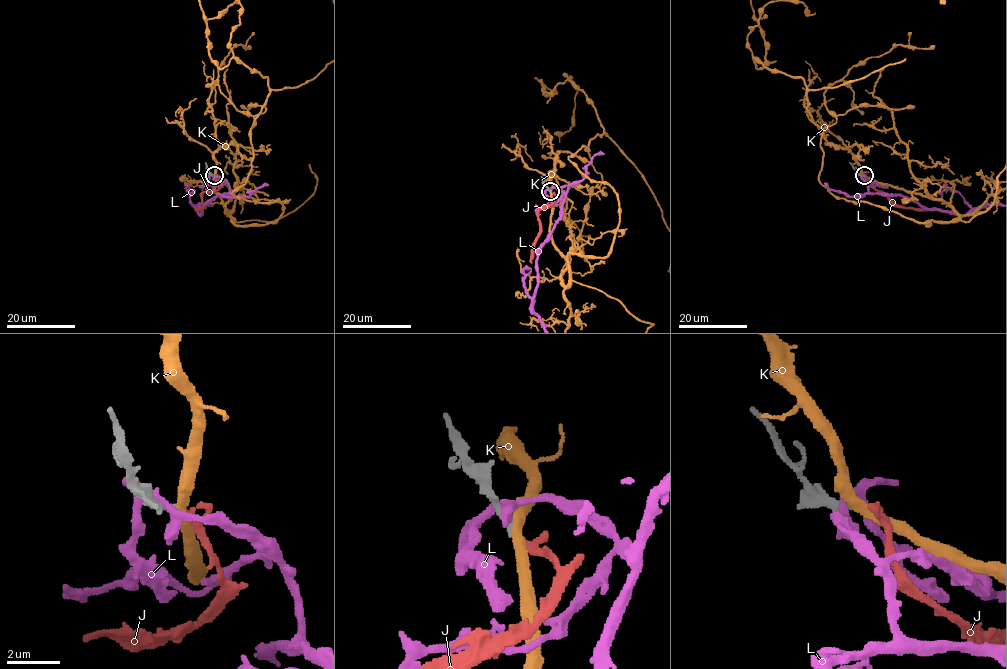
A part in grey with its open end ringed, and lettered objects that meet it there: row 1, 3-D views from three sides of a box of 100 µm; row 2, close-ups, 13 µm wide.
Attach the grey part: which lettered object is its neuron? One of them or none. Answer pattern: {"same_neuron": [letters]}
{"same_neuron": ["J"]}

